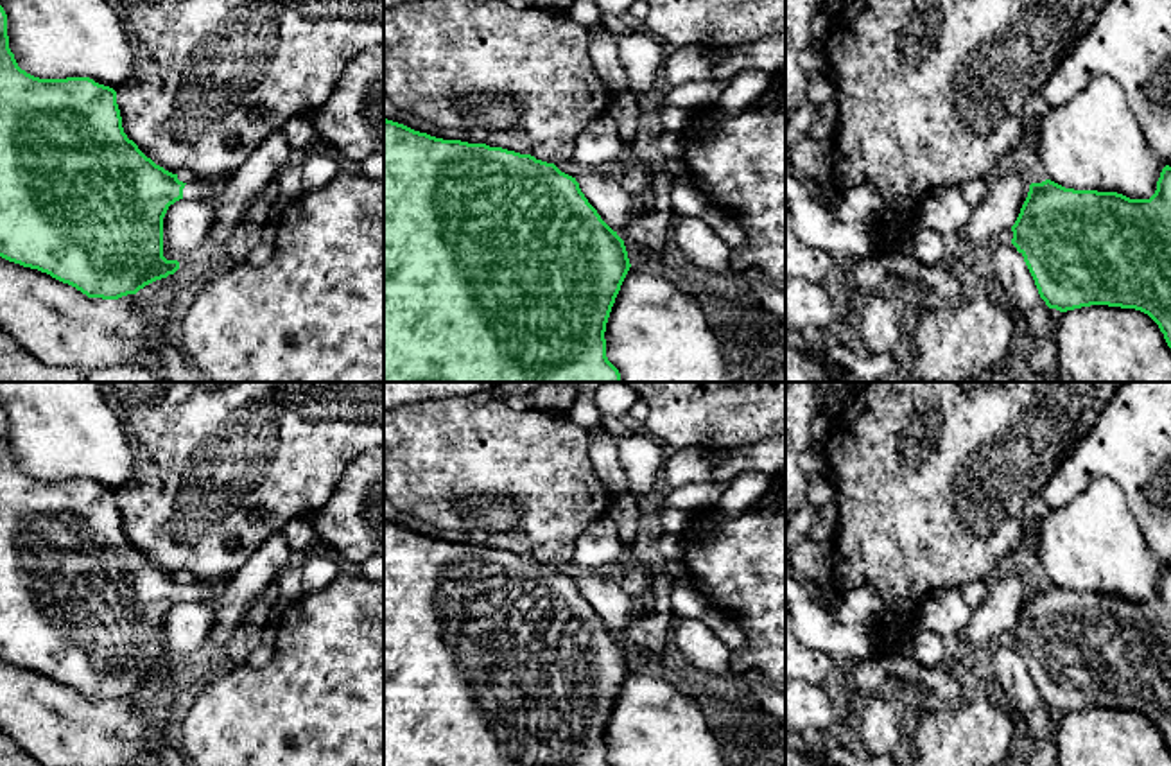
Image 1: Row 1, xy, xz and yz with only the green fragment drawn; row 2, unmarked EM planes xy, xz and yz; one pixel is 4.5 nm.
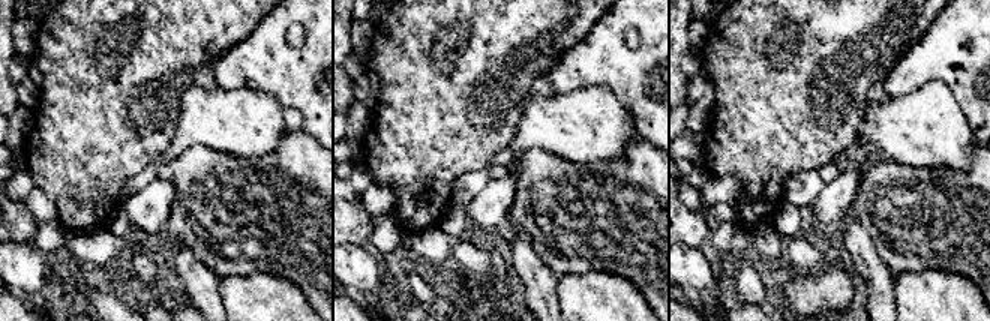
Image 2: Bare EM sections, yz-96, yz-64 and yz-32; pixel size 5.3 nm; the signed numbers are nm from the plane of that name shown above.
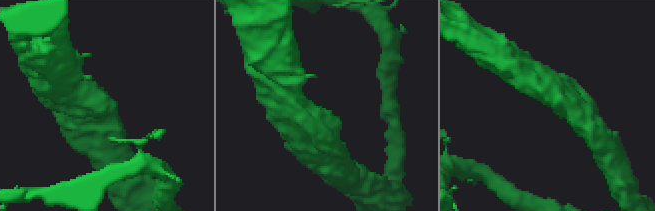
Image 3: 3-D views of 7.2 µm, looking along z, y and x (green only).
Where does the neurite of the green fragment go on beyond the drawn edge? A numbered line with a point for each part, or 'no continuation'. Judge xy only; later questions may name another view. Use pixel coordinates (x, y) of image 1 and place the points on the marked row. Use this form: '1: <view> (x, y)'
1: xy (201, 189)

